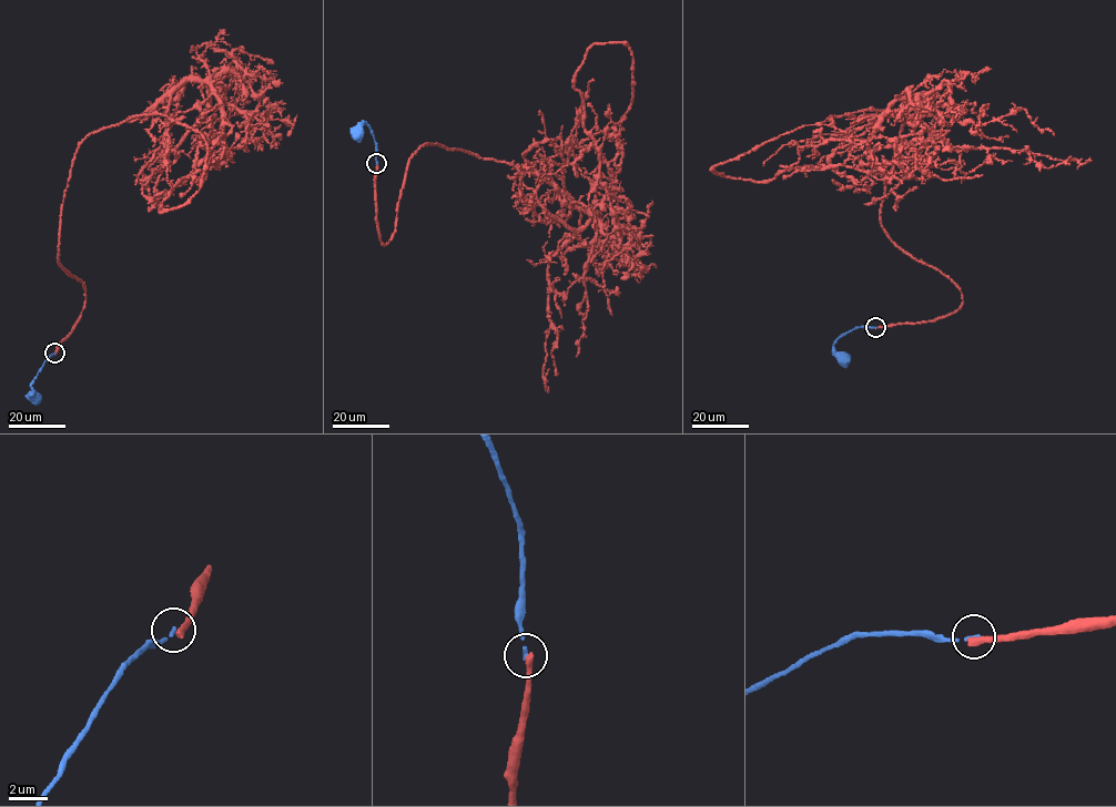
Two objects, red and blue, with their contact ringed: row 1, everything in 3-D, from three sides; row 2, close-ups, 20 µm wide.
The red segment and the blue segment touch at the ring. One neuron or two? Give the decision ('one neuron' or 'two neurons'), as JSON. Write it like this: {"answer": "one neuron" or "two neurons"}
{"answer": "two neurons"}

